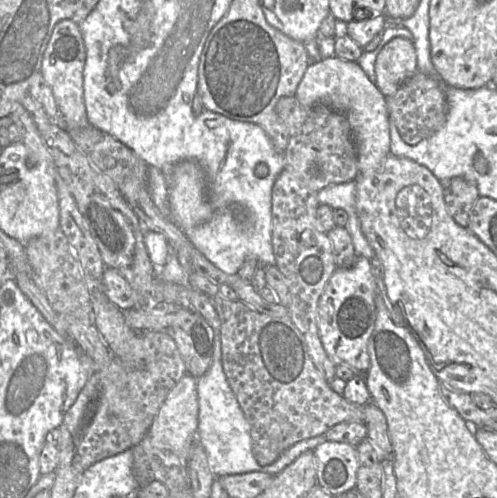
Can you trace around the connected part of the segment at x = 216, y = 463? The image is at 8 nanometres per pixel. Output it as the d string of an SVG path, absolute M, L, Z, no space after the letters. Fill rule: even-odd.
M214 319L208 323L212 326L215 335L213 359L208 371L197 378L196 388L199 408L197 439L205 449L209 468L216 478L253 471L262 471L275 476L302 453L313 451L319 444L326 441L325 435L299 441L285 450L272 464L260 466L252 452L250 425L223 371L221 361L220 320Z

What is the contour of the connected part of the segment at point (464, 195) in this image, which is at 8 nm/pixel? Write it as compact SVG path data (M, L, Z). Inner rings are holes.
M461 177L442 181L449 214L462 227L468 227L471 210L480 197L476 185Z

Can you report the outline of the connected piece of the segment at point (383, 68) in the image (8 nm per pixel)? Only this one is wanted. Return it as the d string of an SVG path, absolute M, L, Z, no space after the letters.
M395 37L378 54L375 62L376 86L382 94L392 97L398 89L417 72L417 54L412 40Z

